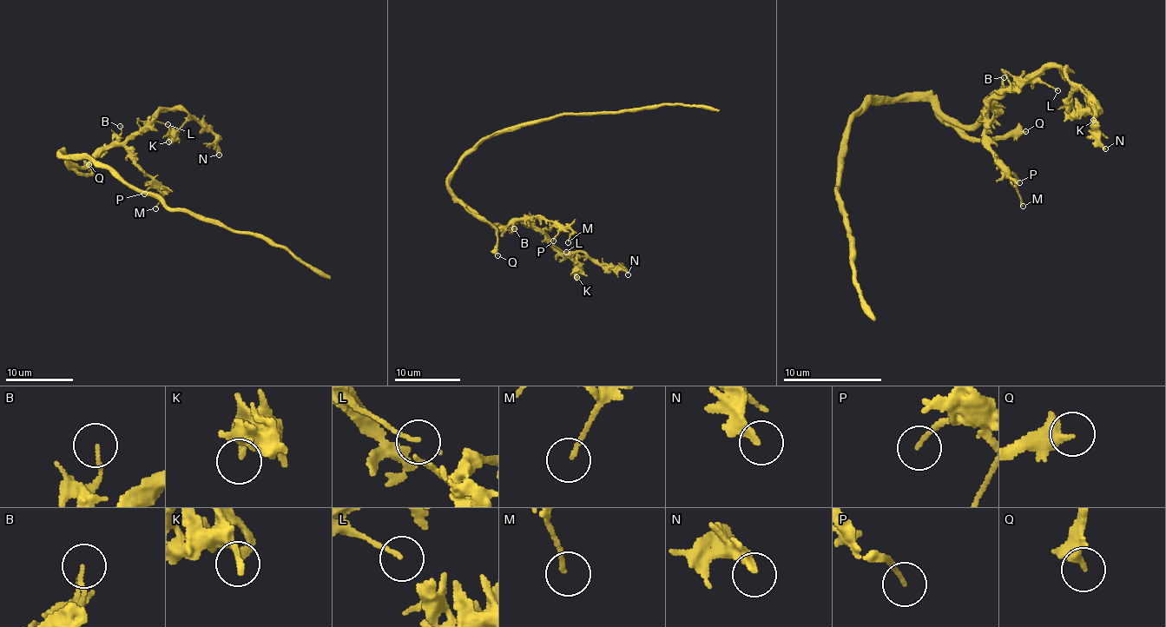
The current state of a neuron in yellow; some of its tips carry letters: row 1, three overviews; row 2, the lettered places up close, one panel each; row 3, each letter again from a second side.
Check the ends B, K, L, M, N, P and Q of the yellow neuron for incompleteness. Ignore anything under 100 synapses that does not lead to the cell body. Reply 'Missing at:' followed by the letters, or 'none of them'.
Missing at: Q

